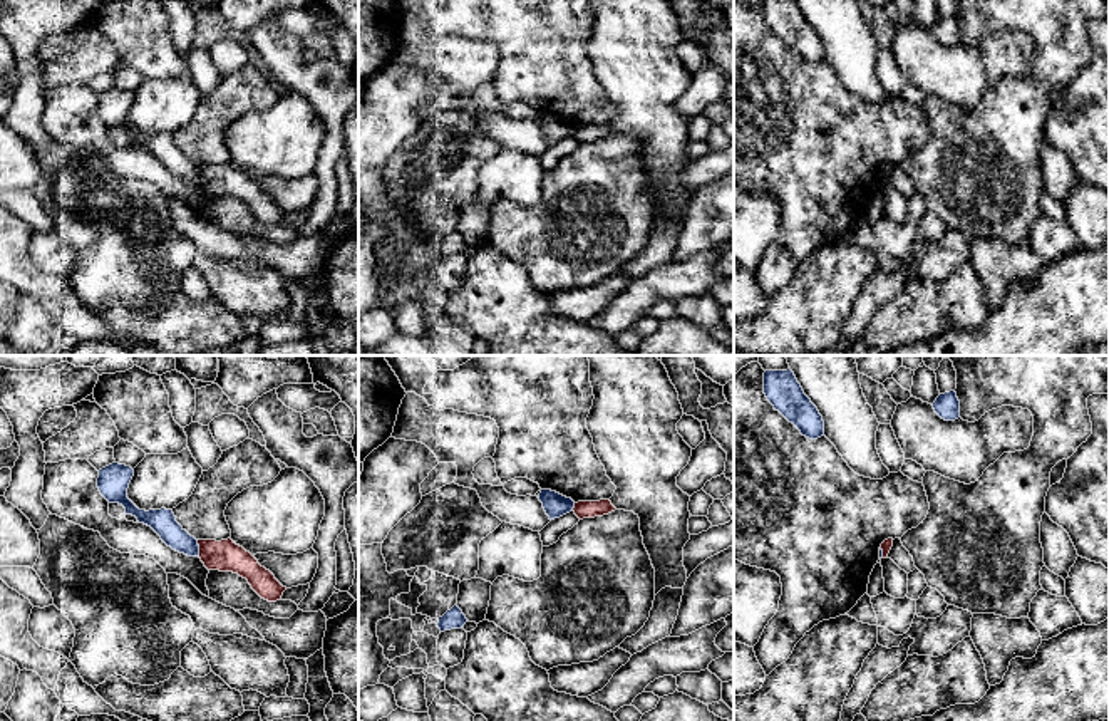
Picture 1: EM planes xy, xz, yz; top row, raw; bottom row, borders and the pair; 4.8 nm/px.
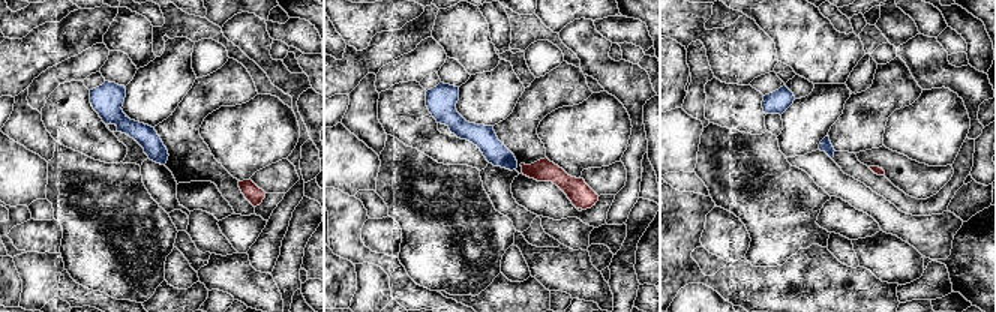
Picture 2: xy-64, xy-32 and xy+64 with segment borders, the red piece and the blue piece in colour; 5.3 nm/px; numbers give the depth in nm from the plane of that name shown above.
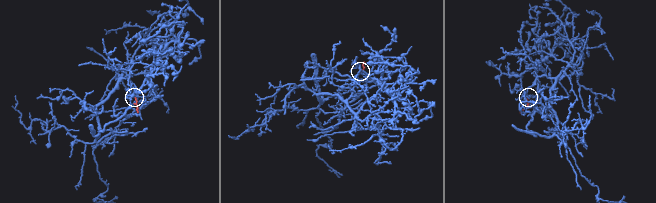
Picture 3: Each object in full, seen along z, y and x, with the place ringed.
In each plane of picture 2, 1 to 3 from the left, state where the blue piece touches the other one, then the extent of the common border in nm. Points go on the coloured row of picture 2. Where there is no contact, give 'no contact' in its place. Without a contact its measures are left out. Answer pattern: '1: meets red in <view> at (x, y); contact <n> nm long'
1: no contact
2: no contact
3: no contact

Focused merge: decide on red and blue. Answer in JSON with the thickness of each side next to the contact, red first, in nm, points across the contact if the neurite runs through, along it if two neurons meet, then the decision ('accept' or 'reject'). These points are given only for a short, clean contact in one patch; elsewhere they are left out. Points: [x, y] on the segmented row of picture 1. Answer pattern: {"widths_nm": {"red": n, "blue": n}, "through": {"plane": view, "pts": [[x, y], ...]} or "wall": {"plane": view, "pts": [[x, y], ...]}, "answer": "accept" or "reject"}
{"widths_nm": {"red": 150, "blue": 120}, "wall": {"plane": "xy", "pts": [[196, 540], [200, 555]]}, "answer": "reject"}

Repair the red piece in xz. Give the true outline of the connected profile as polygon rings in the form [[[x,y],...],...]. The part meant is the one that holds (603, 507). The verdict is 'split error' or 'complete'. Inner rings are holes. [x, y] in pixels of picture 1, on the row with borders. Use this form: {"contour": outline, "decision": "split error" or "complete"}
{"contour": [[[600,500],[600,501],[578,501],[575,503],[575,515],[583,520],[583,518],[595,518],[595,516],[603,516],[616,508],[611,505],[610,500]]], "decision": "complete"}

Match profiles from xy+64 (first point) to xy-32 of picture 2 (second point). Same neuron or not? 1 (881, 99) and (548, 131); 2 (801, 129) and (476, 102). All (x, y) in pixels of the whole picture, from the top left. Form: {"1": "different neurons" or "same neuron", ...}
{"1": "different neurons", "2": "same neuron"}

